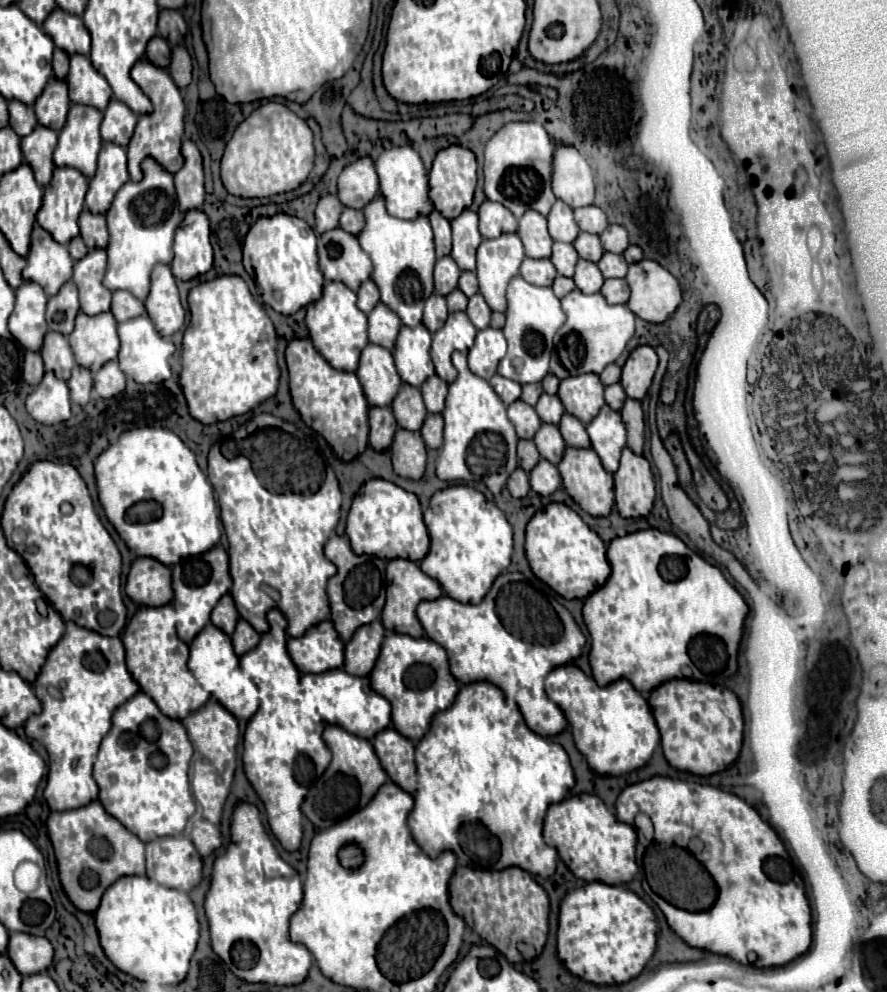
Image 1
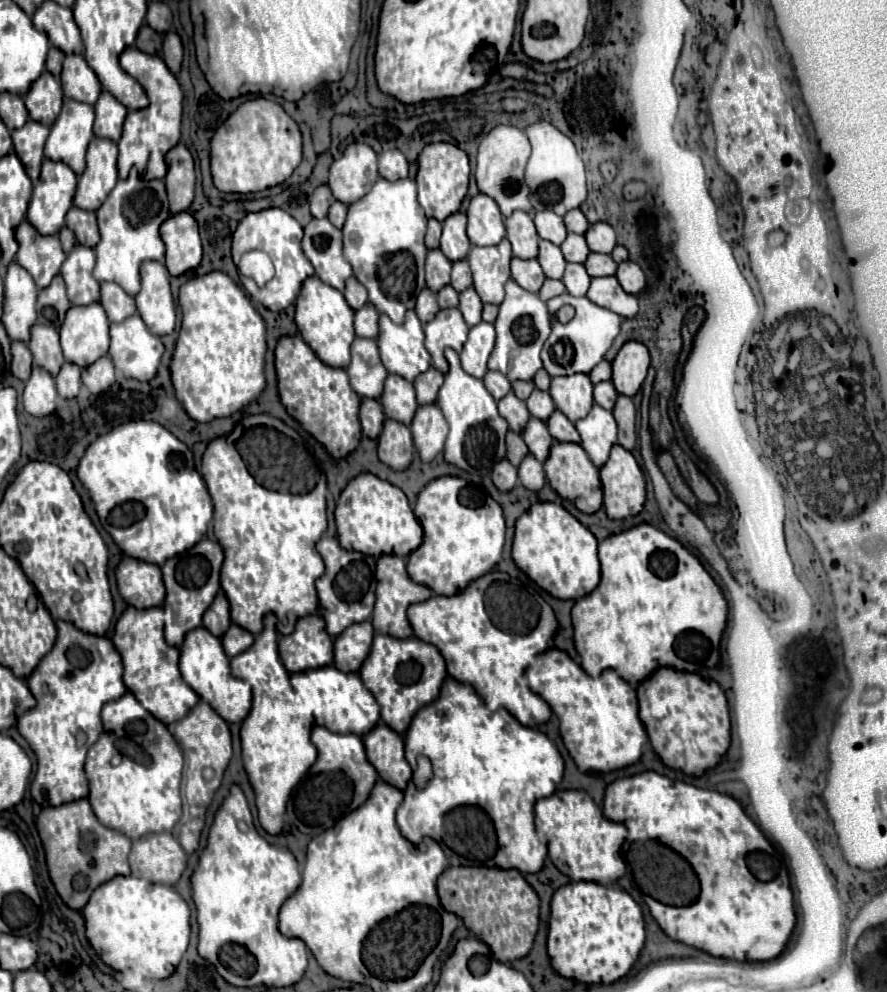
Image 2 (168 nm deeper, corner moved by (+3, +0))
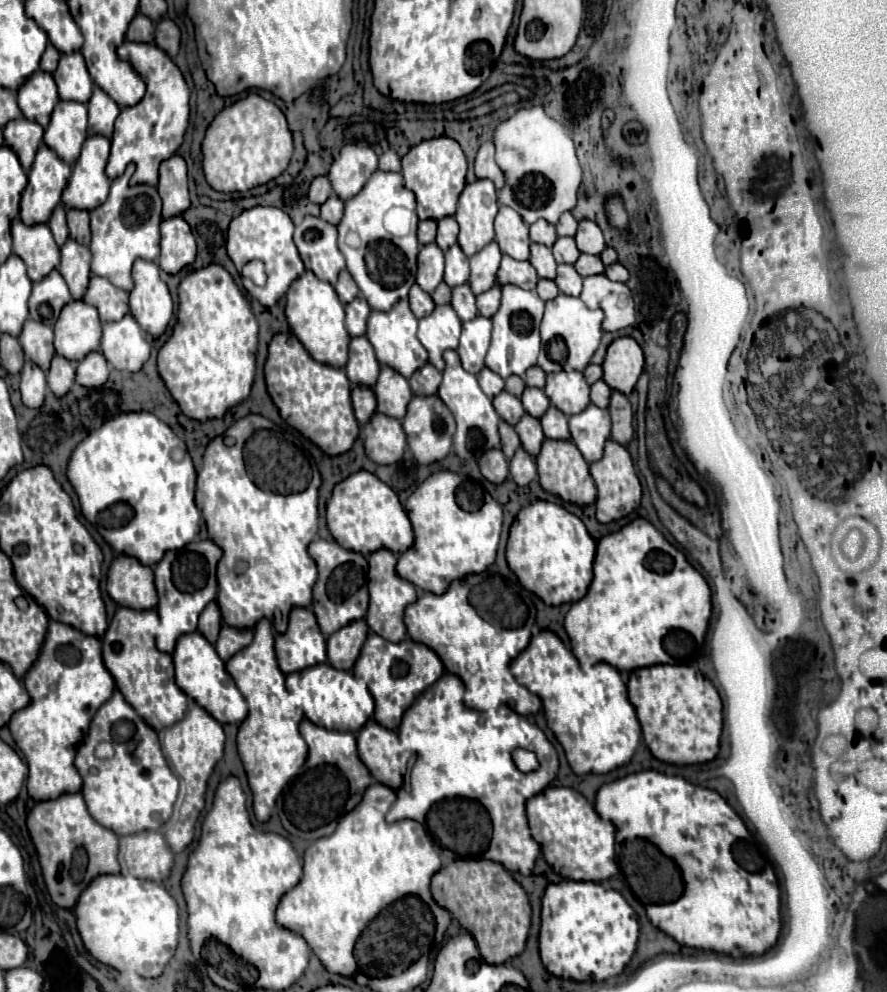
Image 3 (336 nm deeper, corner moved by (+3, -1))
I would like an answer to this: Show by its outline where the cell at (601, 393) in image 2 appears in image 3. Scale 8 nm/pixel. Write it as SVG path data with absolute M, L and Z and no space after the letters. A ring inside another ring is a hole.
M597 381L591 385L591 403L601 407L601 409L607 409L609 405L609 397L611 397L611 389L605 381Z

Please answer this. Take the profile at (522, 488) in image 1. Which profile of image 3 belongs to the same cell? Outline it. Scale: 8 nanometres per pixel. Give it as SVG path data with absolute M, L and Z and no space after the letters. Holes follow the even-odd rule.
M491 449L479 459L481 473L487 481L499 485L509 477L509 461L503 457L501 449Z

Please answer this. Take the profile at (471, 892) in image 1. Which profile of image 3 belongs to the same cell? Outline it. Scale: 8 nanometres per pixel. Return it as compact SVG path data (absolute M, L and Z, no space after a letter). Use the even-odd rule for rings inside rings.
M487 859L453 861L431 879L431 893L477 941L487 963L505 963L517 957L527 943L531 927L531 905L525 889L503 869L503 865ZM497 911L497 929L495 929Z

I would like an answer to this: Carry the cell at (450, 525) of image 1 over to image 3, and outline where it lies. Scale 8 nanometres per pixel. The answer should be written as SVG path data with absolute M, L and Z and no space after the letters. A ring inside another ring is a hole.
M439 471L433 473L429 479L425 479L407 499L407 515L413 523L415 531L415 543L411 549L407 549L399 561L397 561L397 573L413 583L417 589L429 591L429 593L445 593L447 585L459 577L471 575L471 573L483 573L487 567L495 563L497 557L497 545L499 545L499 535L501 535L501 523L503 523L503 513L499 503L483 491L481 485L477 485L473 479L451 473L451 471Z

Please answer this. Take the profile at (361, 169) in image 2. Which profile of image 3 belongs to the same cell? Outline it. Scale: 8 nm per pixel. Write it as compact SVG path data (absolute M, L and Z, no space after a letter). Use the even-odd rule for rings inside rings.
M351 143L341 149L339 159L331 165L329 181L333 185L335 195L341 201L347 201L363 189L373 171L377 171L375 151L367 145Z

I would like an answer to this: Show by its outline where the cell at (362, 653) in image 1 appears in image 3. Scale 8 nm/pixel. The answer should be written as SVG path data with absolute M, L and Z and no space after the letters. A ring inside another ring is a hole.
M363 619L353 621L351 625L345 625L337 633L329 635L327 639L327 659L335 669L351 671L361 647L369 635L369 627Z

